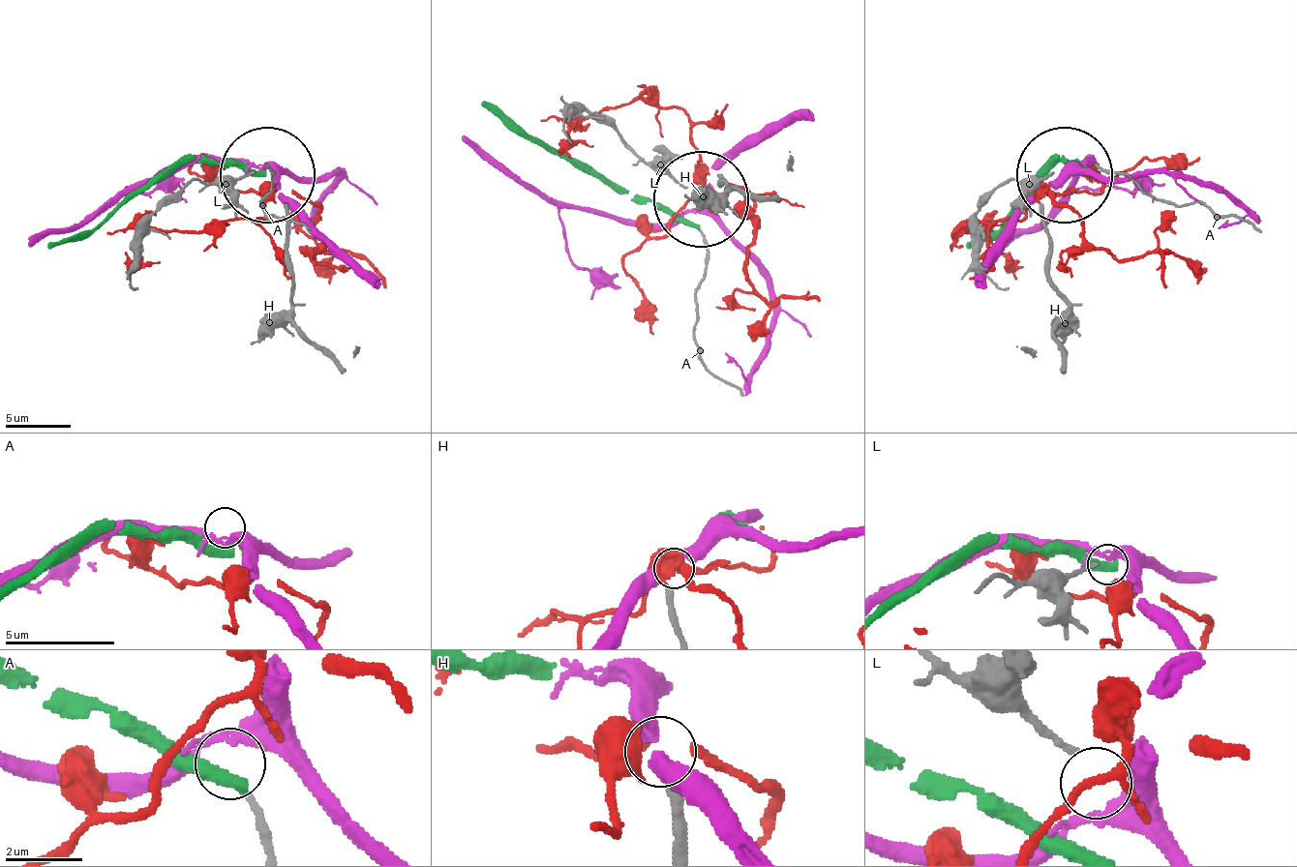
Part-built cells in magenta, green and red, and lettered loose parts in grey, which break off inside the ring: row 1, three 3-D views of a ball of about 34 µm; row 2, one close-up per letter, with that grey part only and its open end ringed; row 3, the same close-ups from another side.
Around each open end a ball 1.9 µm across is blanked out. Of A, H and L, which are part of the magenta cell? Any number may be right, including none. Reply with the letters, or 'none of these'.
none of these

